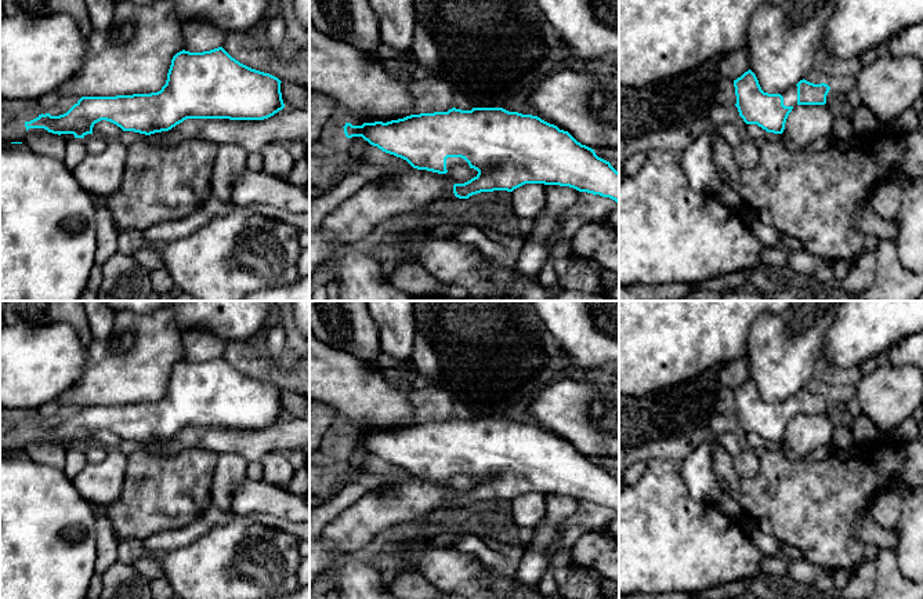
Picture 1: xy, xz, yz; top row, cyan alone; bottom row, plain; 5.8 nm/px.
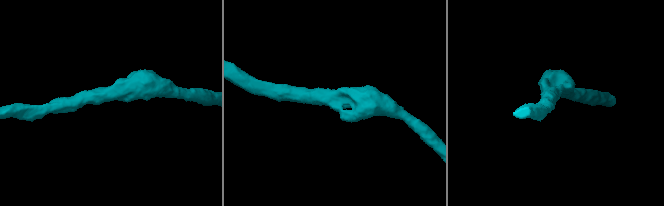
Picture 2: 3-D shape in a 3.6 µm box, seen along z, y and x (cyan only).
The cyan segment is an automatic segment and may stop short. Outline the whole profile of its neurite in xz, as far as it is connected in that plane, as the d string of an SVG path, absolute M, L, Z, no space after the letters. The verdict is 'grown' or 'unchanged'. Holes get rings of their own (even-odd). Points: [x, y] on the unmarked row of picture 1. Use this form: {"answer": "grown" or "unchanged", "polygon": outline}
{"answer": "grown", "polygon": "M452 417L448 421L410 424L387 432L345 432L343 438L347 447L362 446L417 479L438 483L446 483L459 475L477 479L478 483L470 490L453 494L453 502L459 508L468 508L481 501L513 501L525 493L544 493L600 504L619 513L619 482L611 472L598 467L594 458L578 451L568 440L537 425L503 417Z"}

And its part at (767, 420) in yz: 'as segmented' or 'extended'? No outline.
extended

